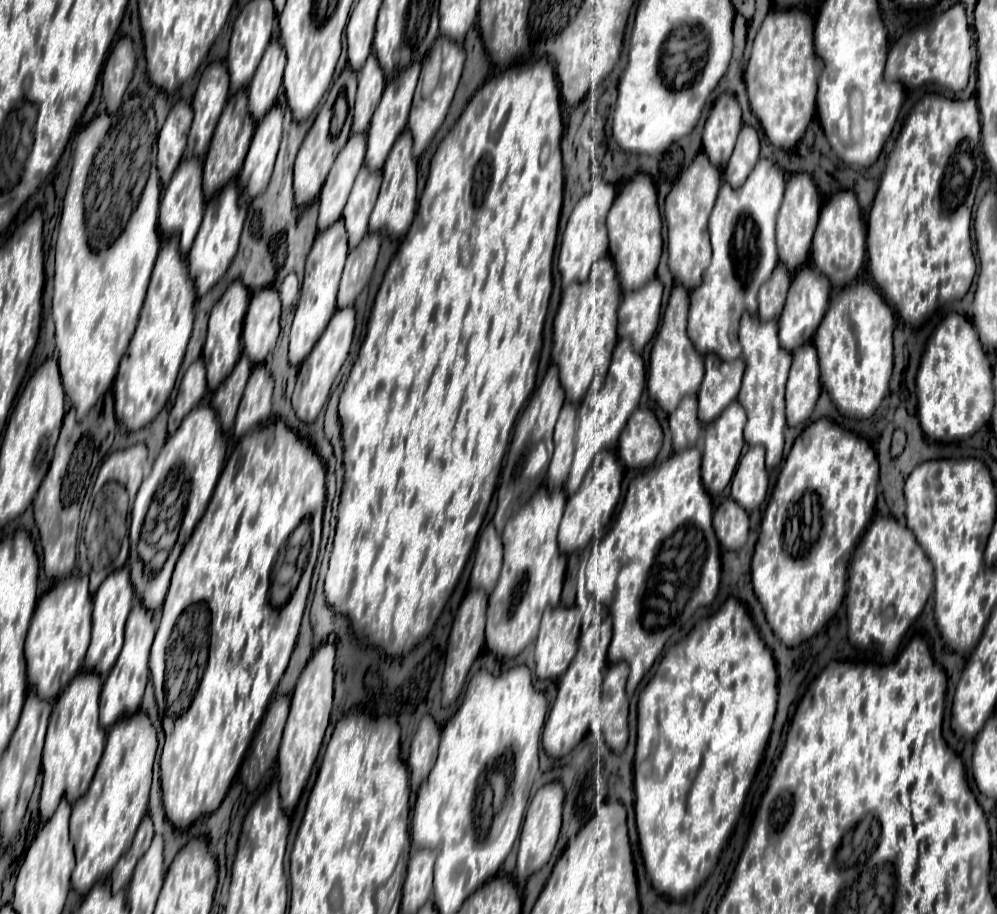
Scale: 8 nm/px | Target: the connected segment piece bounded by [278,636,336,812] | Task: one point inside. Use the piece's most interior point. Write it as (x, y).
(312, 698)

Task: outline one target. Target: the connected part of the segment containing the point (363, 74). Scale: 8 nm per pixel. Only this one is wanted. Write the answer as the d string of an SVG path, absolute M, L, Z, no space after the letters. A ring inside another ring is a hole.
M370 52L364 68L358 72L358 92L356 92L356 106L354 106L354 132L366 132L374 108L384 90L384 72L376 64L376 54Z

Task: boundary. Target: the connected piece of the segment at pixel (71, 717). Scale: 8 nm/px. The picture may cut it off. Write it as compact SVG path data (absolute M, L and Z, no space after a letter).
M78 672L72 678L72 684L60 692L56 704L52 708L52 716L48 722L46 742L44 742L44 756L42 756L42 794L40 794L40 818L46 820L58 806L62 794L66 794L68 802L78 800L100 762L106 732L98 724L98 696L100 696L102 680L96 672Z

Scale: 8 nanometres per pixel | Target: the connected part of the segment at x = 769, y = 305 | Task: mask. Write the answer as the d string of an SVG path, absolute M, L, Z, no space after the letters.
M778 262L776 268L772 270L772 276L762 284L758 294L758 314L762 320L768 320L782 312L788 286L790 286L788 268L784 268L784 264Z

